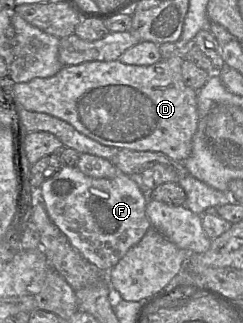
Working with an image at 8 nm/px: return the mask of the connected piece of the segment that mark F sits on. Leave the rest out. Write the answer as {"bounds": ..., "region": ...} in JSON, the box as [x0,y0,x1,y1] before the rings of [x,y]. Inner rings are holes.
{"bounds":[41,165,151,273],"region":[[[65,165],[57,175],[42,183],[41,195],[50,220],[67,236],[71,245],[103,273],[108,273],[151,228],[146,215],[148,195],[124,173],[118,173],[113,178],[93,178],[83,174],[76,166]]]}

